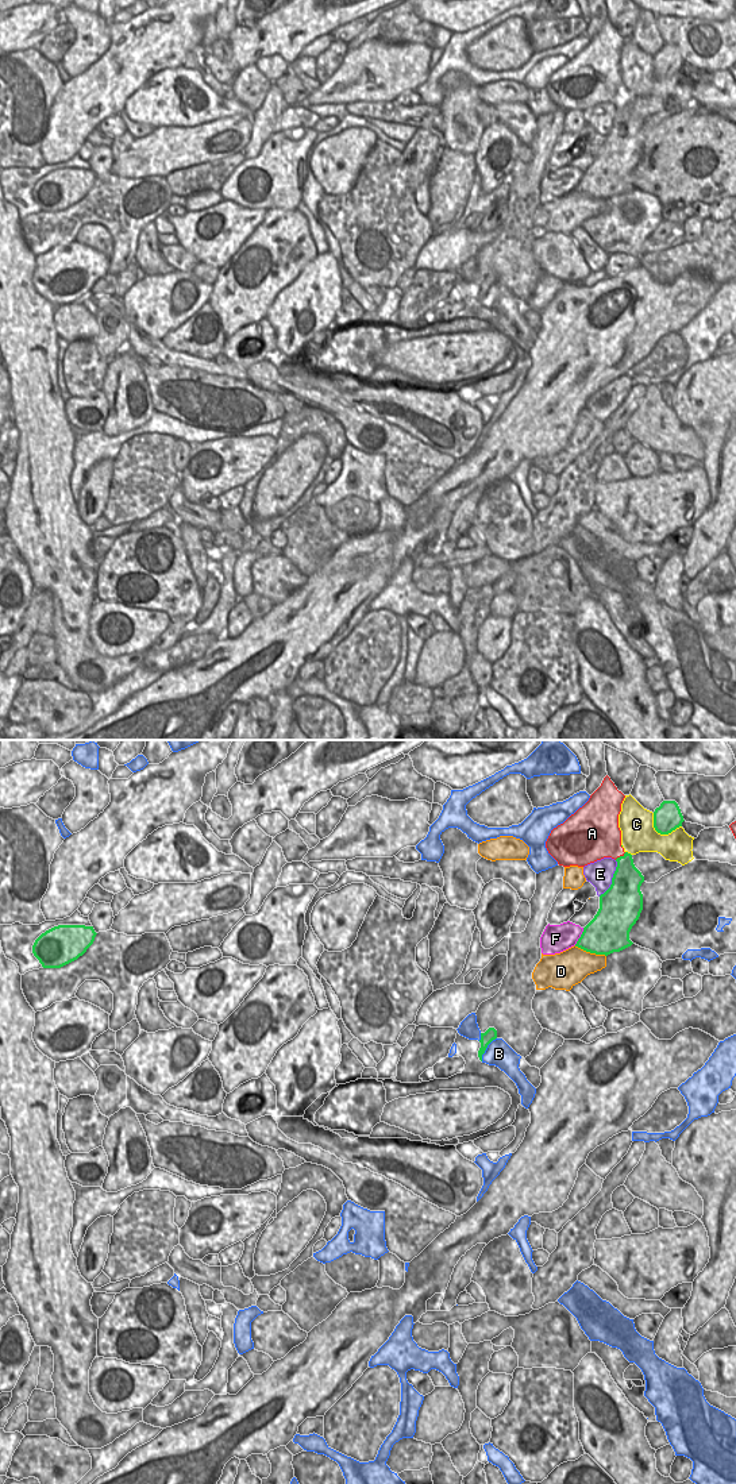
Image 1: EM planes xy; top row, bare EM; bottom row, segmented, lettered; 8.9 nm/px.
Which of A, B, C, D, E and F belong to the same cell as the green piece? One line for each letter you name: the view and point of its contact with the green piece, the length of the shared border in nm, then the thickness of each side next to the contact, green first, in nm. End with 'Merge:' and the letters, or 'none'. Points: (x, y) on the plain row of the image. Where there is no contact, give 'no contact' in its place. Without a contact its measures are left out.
Merge: none

